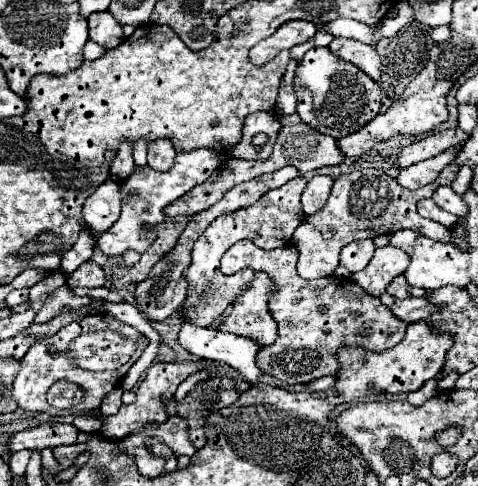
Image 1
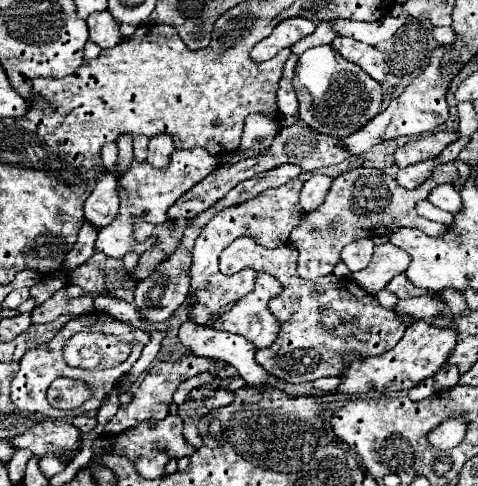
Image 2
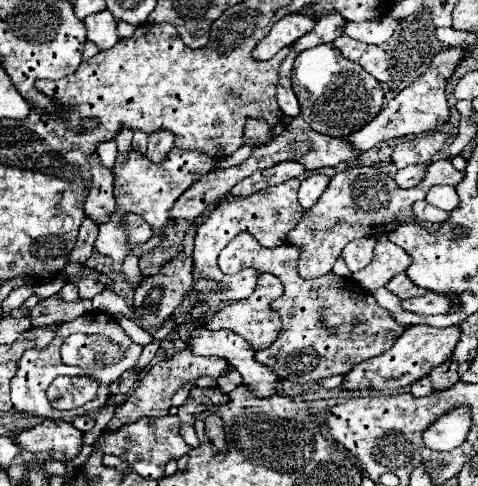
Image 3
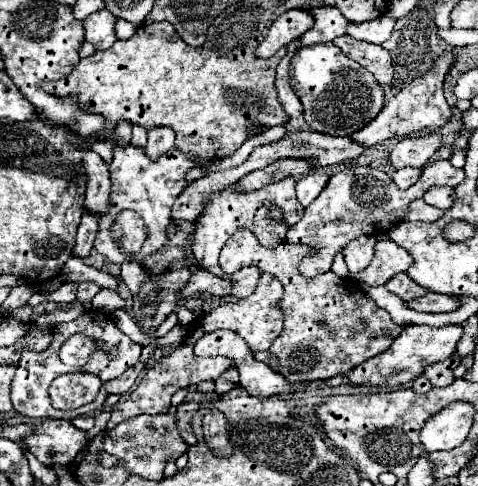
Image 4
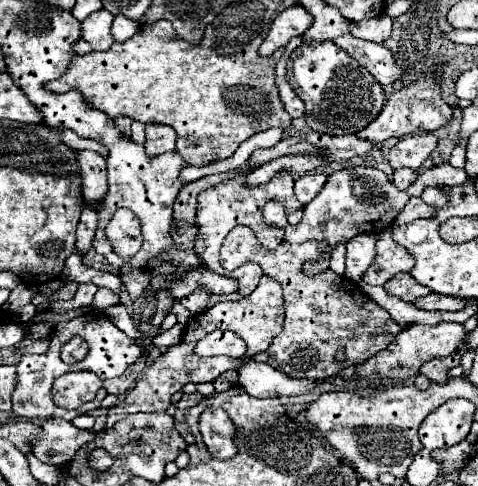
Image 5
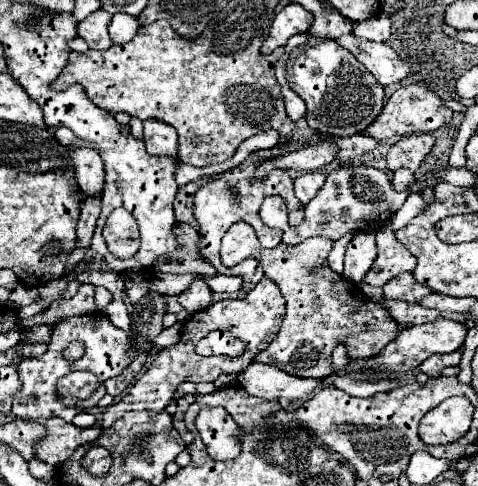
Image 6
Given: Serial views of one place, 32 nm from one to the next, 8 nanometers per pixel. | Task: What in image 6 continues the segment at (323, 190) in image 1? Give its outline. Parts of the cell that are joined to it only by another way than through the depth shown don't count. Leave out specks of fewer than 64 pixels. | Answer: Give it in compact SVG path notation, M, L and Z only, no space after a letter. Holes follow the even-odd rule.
M306 172L306 174L300 174L298 178L294 178L294 192L296 192L296 198L302 202L302 204L308 204L316 192L322 188L326 176L322 172Z

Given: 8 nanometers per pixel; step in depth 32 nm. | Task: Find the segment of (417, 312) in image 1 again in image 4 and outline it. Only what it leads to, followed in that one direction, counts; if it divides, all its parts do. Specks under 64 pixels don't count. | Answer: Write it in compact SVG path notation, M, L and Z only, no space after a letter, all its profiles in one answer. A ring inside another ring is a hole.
M428 292L426 296L416 298L416 300L410 300L406 304L410 308L418 310L418 312L452 312L452 310L458 310L462 306L458 298L436 294L436 292Z

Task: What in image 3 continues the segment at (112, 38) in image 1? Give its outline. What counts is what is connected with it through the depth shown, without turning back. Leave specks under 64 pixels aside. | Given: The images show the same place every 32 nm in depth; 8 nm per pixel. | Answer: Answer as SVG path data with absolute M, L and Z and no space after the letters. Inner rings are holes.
M102 10L102 12L88 16L84 20L84 24L86 24L86 30L88 30L86 38L90 42L94 42L100 50L112 48L120 40L118 32L116 32L116 18L108 10Z

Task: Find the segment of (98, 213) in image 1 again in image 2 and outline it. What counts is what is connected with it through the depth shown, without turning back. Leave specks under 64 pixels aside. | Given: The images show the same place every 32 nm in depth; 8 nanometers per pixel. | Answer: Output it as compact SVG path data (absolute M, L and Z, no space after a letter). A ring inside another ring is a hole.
M98 170L96 186L84 204L84 218L92 222L98 230L110 224L118 212L116 196L116 176L110 170Z

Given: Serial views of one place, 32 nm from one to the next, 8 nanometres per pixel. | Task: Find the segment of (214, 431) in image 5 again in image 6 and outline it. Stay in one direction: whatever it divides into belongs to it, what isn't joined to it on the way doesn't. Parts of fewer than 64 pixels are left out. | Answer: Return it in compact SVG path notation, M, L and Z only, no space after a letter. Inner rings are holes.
M222 406L202 408L196 416L196 428L210 458L230 460L240 454L240 436L244 434L244 430Z

